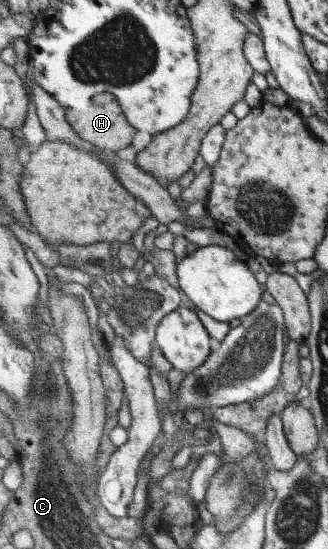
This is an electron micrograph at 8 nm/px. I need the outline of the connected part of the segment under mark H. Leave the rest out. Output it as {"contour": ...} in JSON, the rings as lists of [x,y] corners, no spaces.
{"contour":[[[99,93],[94,96],[91,103],[84,107],[66,107],[66,114],[68,121],[72,123],[72,127],[81,138],[109,152],[116,152],[121,148],[131,146],[131,142],[137,134],[136,126],[129,122],[128,115],[125,114],[124,107],[121,106],[115,94]]]}

